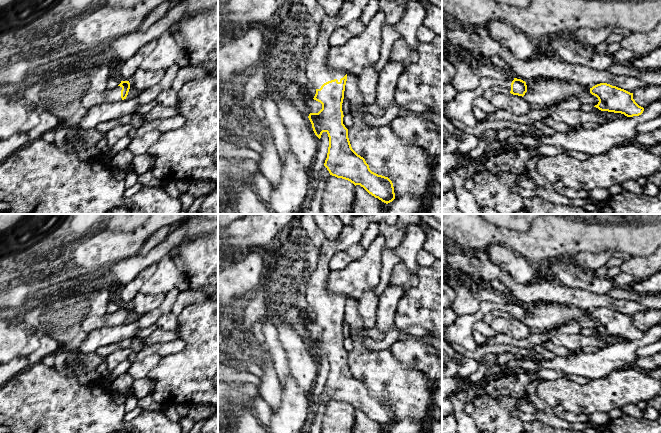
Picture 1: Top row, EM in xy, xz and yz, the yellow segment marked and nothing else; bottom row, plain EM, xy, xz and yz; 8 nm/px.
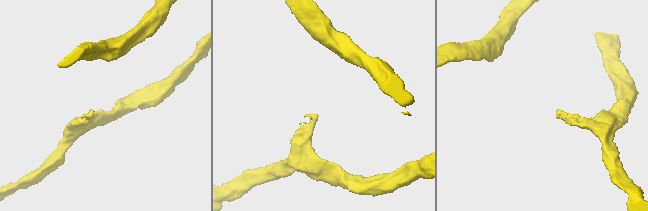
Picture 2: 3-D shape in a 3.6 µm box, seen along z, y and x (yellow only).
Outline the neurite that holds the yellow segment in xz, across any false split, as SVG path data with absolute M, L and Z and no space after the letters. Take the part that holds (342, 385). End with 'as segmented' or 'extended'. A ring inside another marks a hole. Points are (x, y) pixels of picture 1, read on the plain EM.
M359 214L350 224L344 225L338 239L324 239L315 271L311 274L305 297L316 313L314 324L322 328L318 337L308 342L315 359L320 363L323 356L329 361L329 371L324 390L330 399L360 409L369 418L388 428L395 423L392 405L372 396L365 383L351 371L348 353L343 348L342 327L347 298L344 295L330 295L325 287L328 281L329 262L339 251L347 251L360 242L371 223L395 225L400 214Z | extended

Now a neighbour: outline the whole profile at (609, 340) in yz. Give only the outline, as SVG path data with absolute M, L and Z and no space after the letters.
M594 331L593 336L602 339L607 346L612 345L614 343L623 343L627 342L624 338L621 337L614 337L614 336L608 336L608 335L601 335L598 332Z

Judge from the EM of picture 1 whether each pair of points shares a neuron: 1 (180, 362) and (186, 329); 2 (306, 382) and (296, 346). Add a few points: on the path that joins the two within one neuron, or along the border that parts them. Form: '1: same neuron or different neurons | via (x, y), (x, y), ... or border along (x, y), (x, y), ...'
1: same neuron | via (188, 354), (189, 337)
2: same neuron | via (305, 373), (299, 355)

